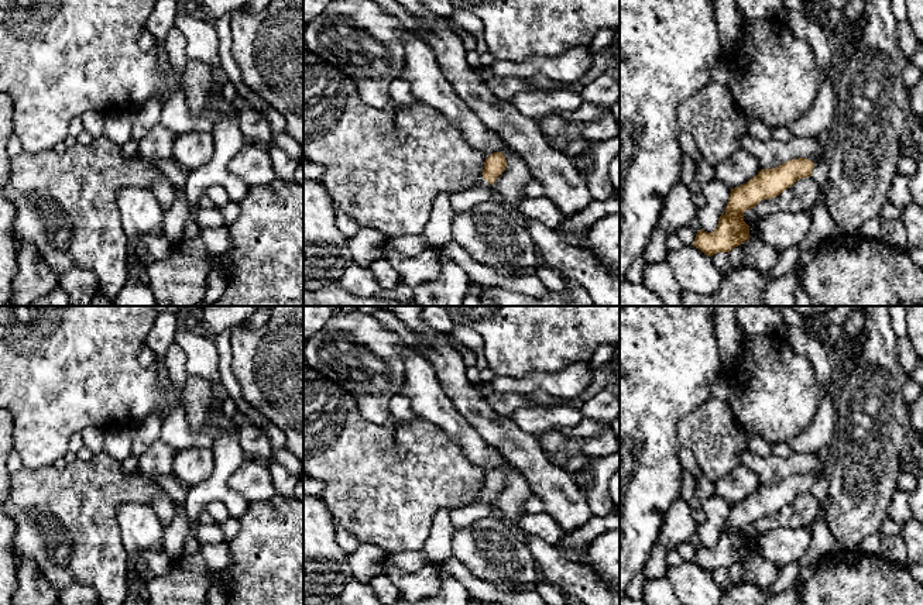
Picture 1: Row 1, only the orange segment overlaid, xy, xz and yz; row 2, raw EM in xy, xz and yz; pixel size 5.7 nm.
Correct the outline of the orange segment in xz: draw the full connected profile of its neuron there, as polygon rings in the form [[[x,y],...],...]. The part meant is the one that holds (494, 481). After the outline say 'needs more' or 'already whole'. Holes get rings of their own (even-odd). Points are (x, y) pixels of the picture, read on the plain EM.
[[[502,468],[491,470],[485,478],[481,492],[478,494],[474,503],[491,502],[495,495],[505,487],[507,478]]]; needs more

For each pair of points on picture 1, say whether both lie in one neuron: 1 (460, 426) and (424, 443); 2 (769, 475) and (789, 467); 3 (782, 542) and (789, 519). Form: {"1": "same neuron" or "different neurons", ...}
{"1": "different neurons", "2": "same neuron", "3": "different neurons"}

